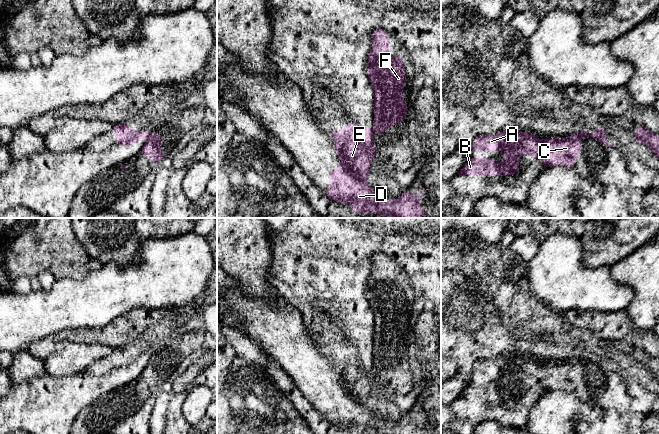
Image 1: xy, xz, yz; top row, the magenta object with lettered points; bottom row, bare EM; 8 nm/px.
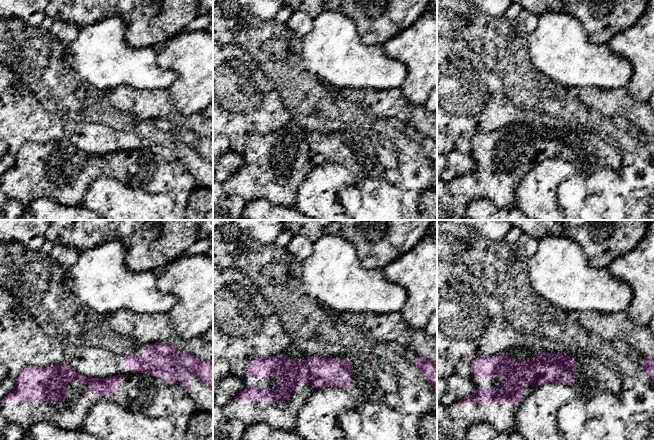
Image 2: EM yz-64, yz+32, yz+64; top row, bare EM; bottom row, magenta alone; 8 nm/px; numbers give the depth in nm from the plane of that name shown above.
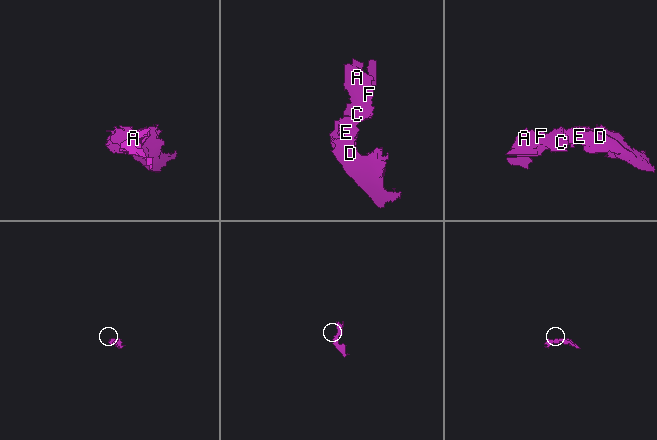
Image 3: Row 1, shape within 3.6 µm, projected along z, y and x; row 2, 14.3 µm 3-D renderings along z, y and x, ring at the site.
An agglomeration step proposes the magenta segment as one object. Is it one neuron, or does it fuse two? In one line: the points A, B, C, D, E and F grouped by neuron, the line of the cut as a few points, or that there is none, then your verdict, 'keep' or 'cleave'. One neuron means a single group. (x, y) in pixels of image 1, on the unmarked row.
A B C F / D E | yz (575, 357), (580, 361) | cleave

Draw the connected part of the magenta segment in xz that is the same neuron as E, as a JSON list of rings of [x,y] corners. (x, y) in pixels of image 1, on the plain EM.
[[[347,346],[346,354],[329,355],[333,360],[335,377],[341,388],[334,394],[329,395],[329,413],[324,418],[331,424],[341,427],[345,426],[352,434],[424,434],[419,424],[422,422],[422,409],[419,410],[419,420],[413,416],[402,416],[396,424],[382,424],[367,407],[370,398],[369,389],[378,377],[374,368],[373,353],[366,353],[357,346]]]

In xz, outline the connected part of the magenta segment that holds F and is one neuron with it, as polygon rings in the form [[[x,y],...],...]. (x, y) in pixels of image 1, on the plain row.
[[[374,253],[371,257],[371,274],[368,278],[366,298],[374,313],[373,357],[384,358],[385,353],[394,352],[396,346],[406,345],[405,337],[409,329],[403,325],[403,310],[407,299],[407,293],[403,291],[403,281],[389,278],[389,258],[382,253]]]

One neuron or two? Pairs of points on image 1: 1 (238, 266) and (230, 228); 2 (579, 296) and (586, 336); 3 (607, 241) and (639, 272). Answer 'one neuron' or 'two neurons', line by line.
1: one neuron
2: two neurons
3: two neurons

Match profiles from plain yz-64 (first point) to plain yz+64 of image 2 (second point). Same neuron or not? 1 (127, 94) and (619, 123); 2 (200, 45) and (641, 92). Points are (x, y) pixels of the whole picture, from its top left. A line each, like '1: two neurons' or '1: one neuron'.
1: one neuron
2: one neuron

